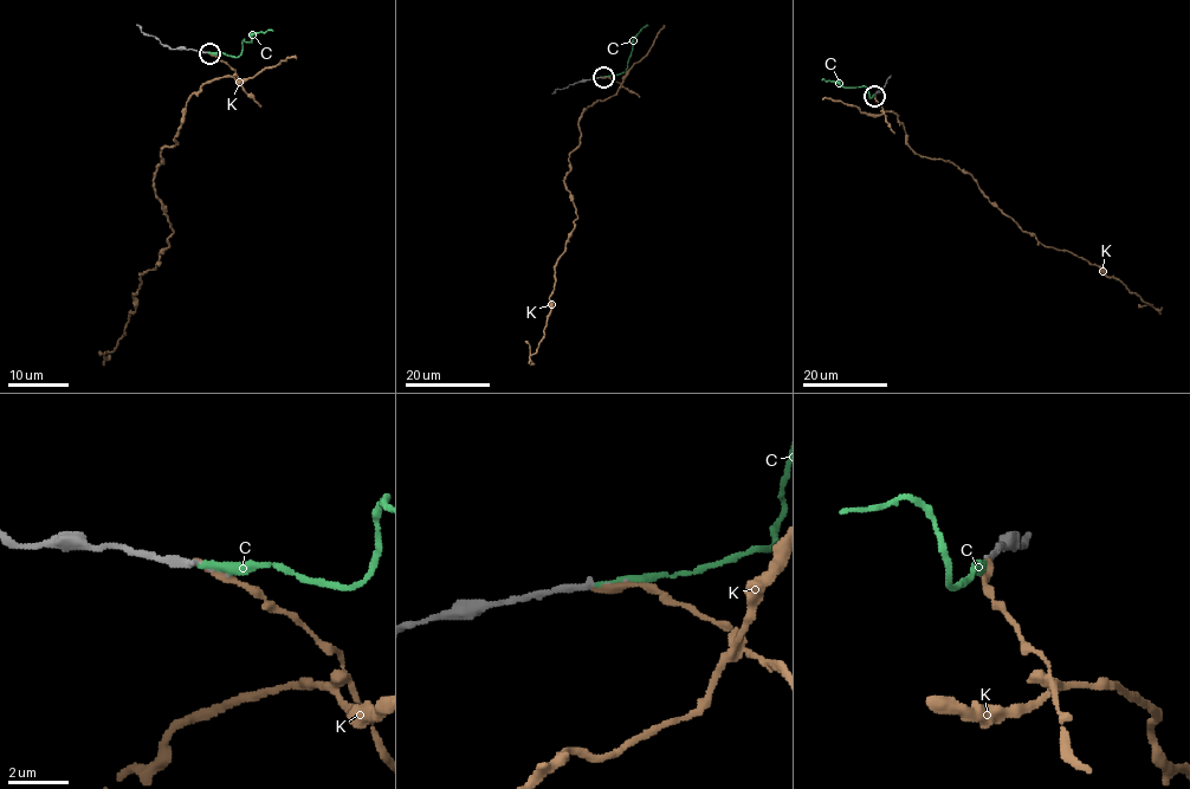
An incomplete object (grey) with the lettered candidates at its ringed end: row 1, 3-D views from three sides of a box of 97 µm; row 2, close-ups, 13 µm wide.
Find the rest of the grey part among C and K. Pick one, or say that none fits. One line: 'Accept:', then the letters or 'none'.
Accept: C

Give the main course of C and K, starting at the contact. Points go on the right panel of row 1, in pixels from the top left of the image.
C: (874, 96), (870, 96), (864, 86), (848, 86), (822, 79)
K: (875, 95), (919, 154), (968, 173), (1023, 231), (1095, 264), (1151, 305), (1138, 305)

